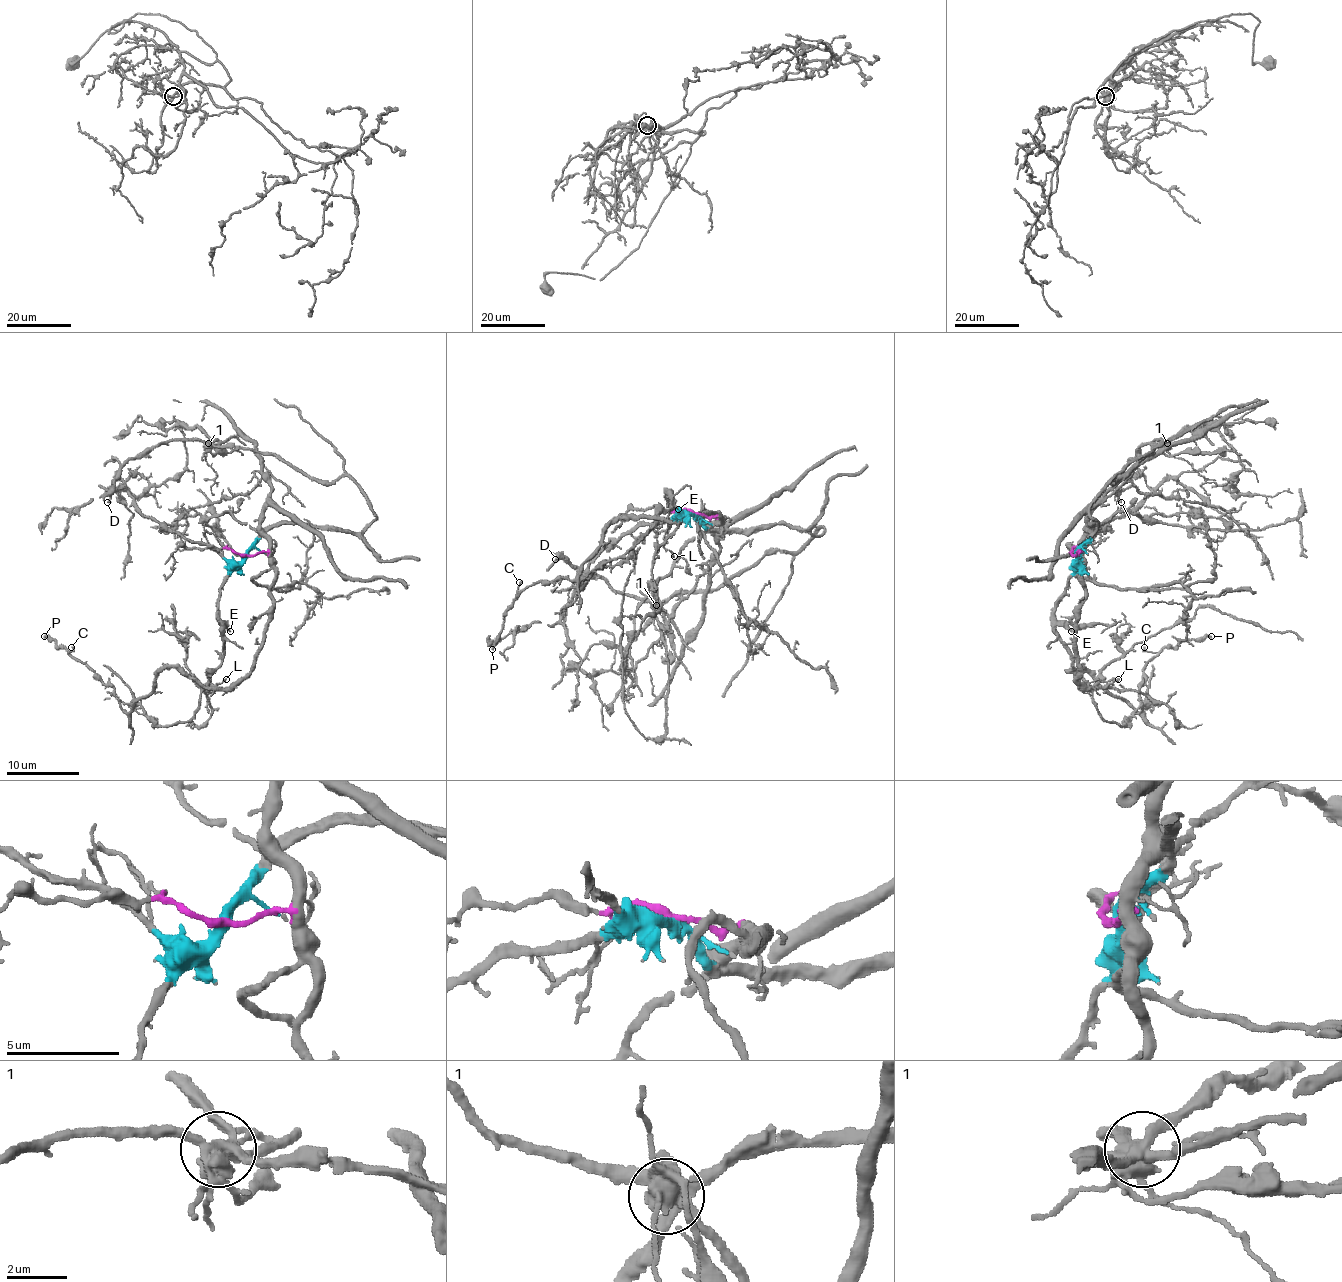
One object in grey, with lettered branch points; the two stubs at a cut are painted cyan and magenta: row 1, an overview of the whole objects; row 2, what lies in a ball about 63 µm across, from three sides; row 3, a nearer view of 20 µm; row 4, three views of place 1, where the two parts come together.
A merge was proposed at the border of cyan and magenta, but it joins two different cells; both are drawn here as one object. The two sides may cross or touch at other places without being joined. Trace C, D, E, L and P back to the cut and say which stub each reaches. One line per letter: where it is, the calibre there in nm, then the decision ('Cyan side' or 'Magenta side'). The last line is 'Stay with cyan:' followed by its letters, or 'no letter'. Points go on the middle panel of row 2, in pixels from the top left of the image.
C: Place: (519, 582). Thickness 170 nm. Magenta side
D: Place: (555, 559). Thickness 200 nm. Magenta side
E: Place: (678, 509). Thickness 180 nm. Cyan side
L: Place: (674, 556). Thickness 180 nm. Magenta side
P: Place: (492, 649). Thickness 240 nm. Magenta side
Stay with cyan: E

